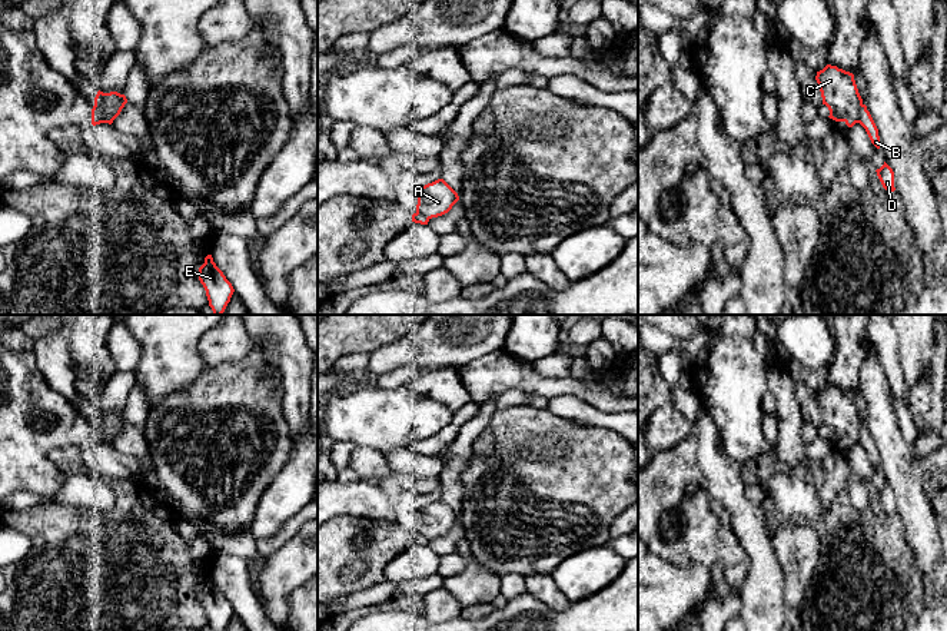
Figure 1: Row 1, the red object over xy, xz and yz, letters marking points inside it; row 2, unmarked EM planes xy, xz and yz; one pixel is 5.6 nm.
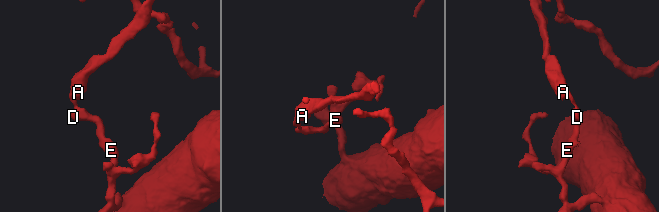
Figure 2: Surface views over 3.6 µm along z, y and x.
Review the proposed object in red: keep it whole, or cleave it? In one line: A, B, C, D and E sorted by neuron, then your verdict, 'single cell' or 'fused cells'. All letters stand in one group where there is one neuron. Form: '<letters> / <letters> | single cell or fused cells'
A C / B D E | fused cells

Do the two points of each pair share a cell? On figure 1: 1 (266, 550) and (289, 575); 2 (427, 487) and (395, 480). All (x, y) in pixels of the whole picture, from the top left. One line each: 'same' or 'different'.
1: different
2: same

